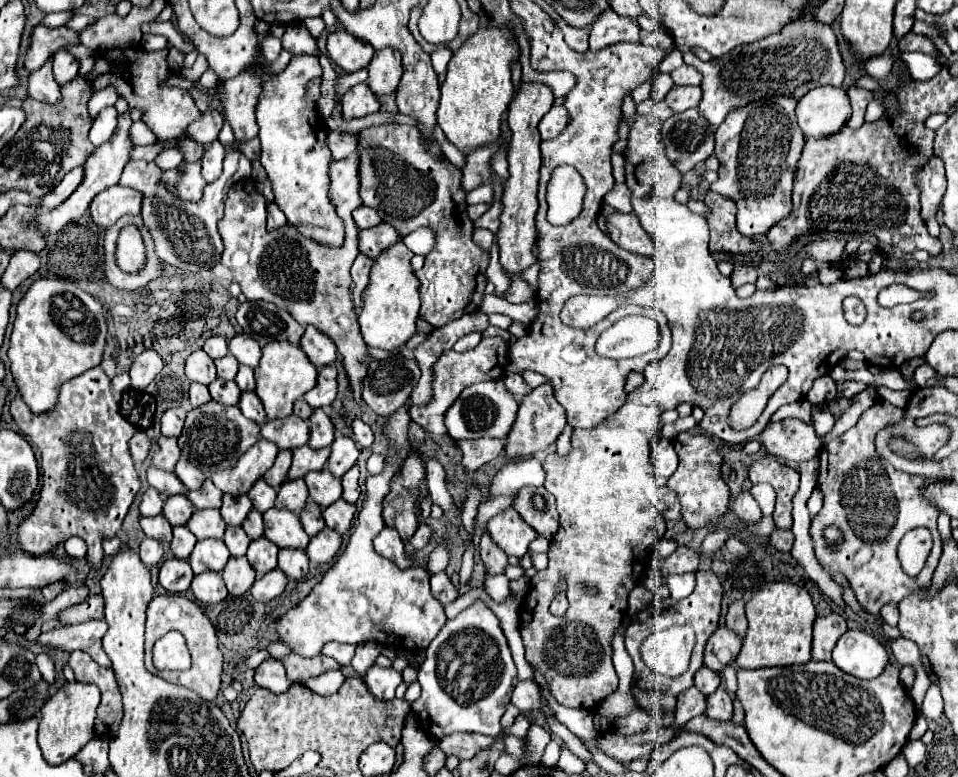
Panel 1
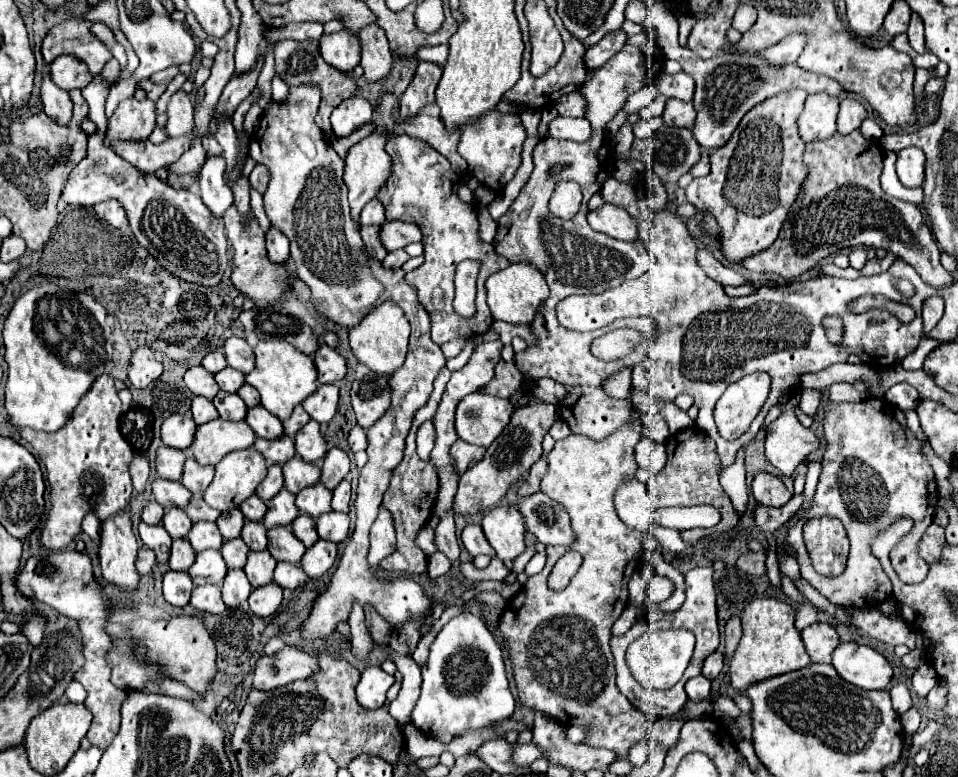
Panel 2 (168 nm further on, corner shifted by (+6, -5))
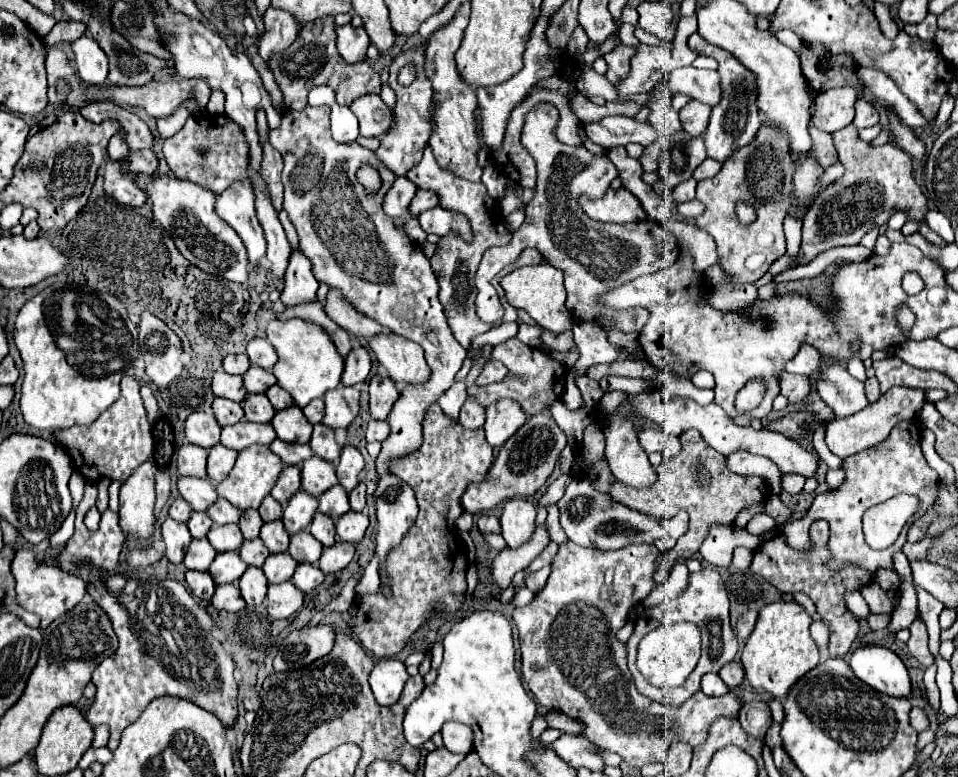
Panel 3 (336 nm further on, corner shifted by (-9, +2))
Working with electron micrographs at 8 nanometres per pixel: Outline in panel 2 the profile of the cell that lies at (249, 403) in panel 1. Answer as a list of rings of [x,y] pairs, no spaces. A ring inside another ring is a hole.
[[[262,406],[250,408],[248,416],[246,416],[248,426],[256,432],[256,436],[266,438],[266,440],[278,440],[284,436],[284,428],[278,416],[272,416],[268,410],[264,410]]]

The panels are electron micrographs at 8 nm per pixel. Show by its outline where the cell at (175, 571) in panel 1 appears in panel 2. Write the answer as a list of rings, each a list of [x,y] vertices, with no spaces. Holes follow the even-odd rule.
[[[168,570],[164,574],[164,598],[172,604],[172,606],[186,606],[190,602],[190,592],[192,592],[194,584],[188,576],[188,572],[174,572]]]

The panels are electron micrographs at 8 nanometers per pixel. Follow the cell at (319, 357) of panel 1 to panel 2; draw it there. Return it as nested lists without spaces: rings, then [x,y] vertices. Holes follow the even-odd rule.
[[[320,344],[314,354],[320,384],[336,384],[346,376],[346,360],[330,346]]]

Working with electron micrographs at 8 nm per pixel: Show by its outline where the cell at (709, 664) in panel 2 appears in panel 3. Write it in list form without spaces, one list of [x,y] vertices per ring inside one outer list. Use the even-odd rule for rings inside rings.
[[[729,661],[727,665],[723,665],[723,667],[721,667],[719,677],[727,683],[727,687],[729,687],[729,689],[733,689],[733,687],[737,687],[737,685],[741,685],[741,683],[743,683],[745,671],[743,671],[743,667],[741,667],[739,663]]]

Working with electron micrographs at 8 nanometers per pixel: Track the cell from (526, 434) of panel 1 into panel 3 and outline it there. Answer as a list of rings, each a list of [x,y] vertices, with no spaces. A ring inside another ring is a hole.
[[[537,413],[529,417],[525,425],[513,437],[509,437],[505,445],[499,449],[493,465],[487,471],[487,477],[483,481],[469,483],[467,491],[461,497],[463,509],[467,513],[481,513],[493,509],[501,501],[533,495],[551,475],[565,443],[567,443],[565,433],[557,427],[557,423],[549,415]]]

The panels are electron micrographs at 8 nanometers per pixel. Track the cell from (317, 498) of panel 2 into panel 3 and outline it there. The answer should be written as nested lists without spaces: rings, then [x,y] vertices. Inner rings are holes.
[[[335,485],[335,487],[327,489],[325,493],[321,493],[317,497],[317,501],[319,501],[319,511],[329,515],[331,519],[337,519],[351,509],[349,499],[347,499],[347,491],[341,485]]]

